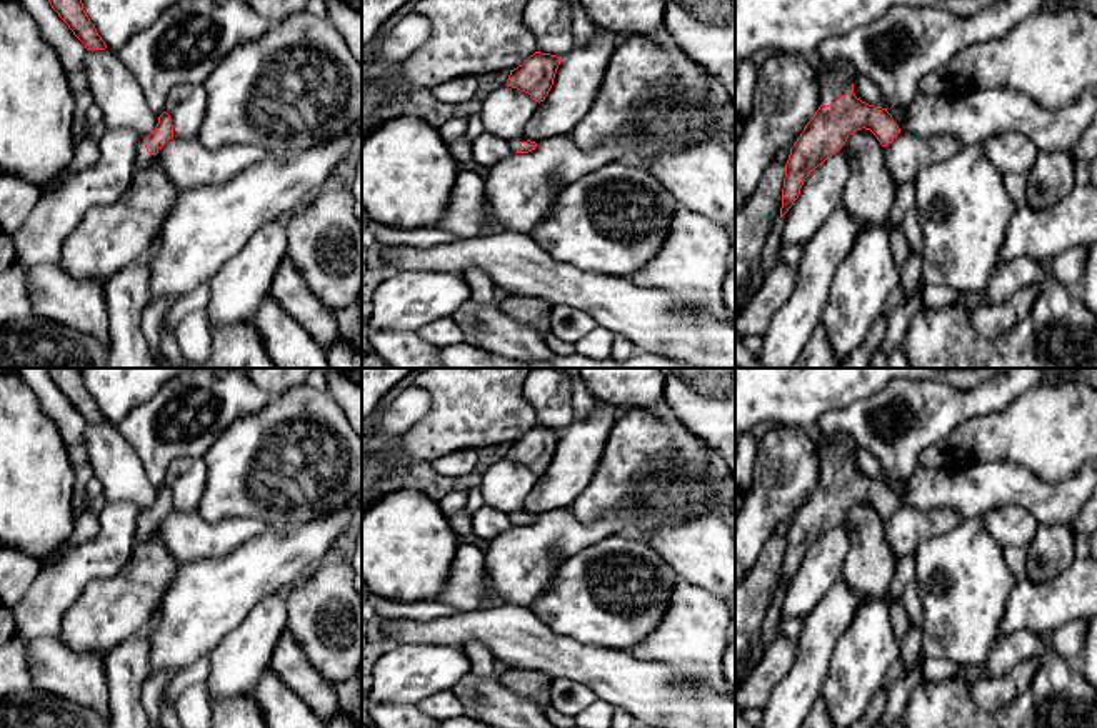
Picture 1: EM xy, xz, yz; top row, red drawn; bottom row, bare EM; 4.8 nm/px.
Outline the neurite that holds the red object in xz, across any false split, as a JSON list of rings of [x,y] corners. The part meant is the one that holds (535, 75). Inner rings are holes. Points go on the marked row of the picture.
[[[535,52],[522,65],[510,70],[507,87],[530,95],[535,102],[543,102],[548,95],[562,57]]]

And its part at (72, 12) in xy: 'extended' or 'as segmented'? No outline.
as segmented

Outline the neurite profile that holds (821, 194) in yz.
[[[844,145],[805,178],[799,198],[782,217],[782,243],[807,243],[840,205],[849,178],[849,148]]]

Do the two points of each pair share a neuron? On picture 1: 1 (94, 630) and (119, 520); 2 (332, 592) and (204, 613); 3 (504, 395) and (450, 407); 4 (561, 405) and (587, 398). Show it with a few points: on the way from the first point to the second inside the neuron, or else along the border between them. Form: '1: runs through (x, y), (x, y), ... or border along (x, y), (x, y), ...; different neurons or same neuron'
1: border along (132, 550), (112, 575), (94, 578), (74, 602); different neurons
2: border along (300, 577), (295, 583); different neurons
3: runs through (490, 395), (482, 395), (470, 407), (464, 407); same neuron
4: border along (571, 385), (576, 418); different neurons

